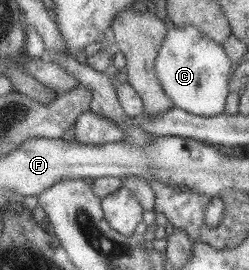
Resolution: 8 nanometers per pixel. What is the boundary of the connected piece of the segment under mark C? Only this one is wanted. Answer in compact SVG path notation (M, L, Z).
M174 26L166 30L154 69L159 84L173 107L192 115L210 117L223 113L225 96L228 94L227 74L231 64L222 45L198 32L194 26Z

